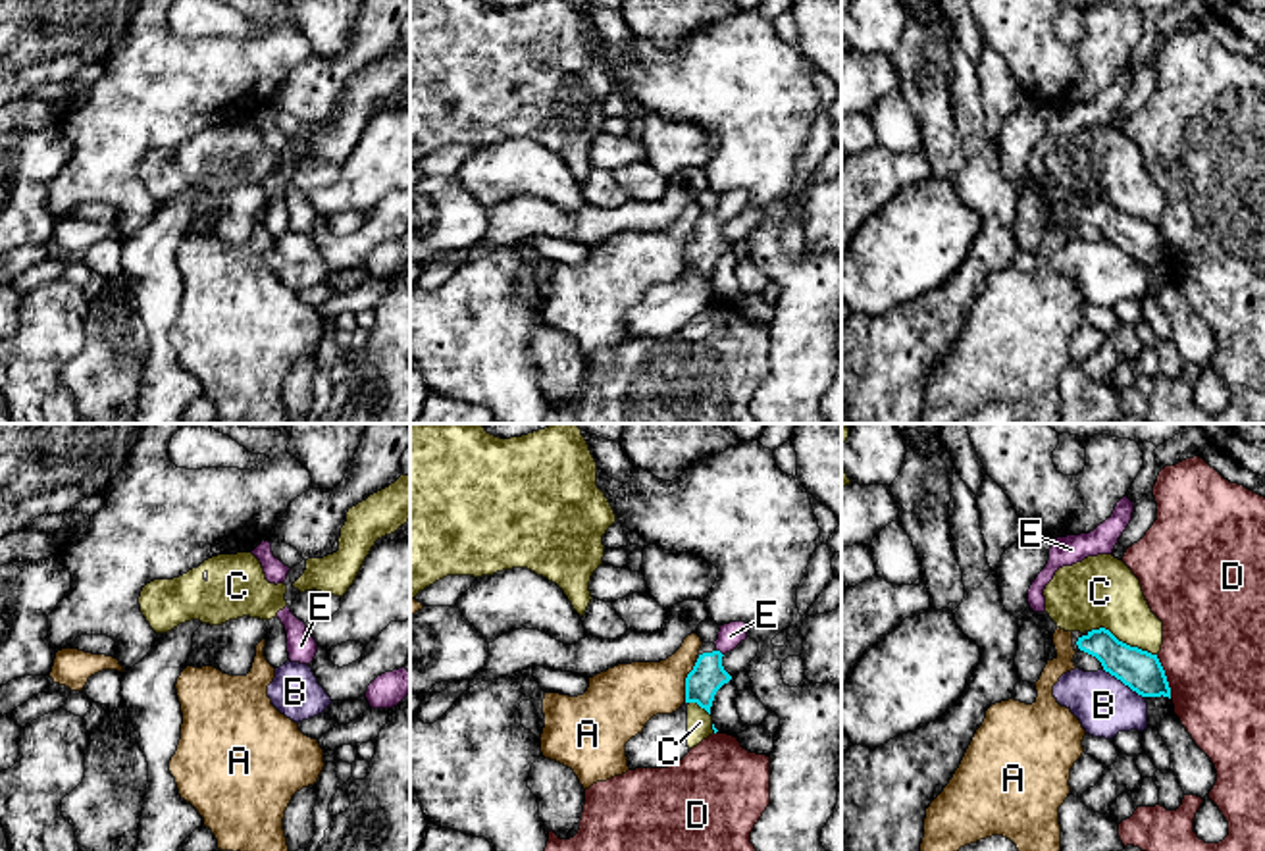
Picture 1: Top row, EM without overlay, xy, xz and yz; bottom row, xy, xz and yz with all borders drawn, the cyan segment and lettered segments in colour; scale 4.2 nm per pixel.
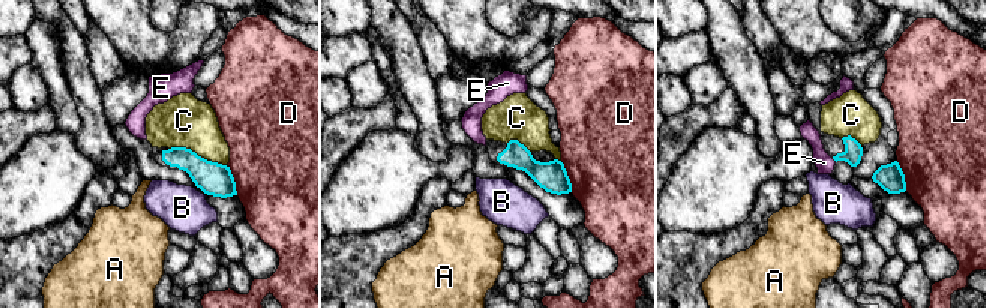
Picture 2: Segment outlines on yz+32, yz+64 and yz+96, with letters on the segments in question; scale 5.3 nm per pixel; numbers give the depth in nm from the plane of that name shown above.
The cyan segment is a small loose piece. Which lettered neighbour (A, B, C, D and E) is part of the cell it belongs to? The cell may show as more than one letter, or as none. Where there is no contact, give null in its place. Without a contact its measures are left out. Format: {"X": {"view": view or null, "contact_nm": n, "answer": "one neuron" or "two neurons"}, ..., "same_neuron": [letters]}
{"A": {"view": "xz", "contact_nm": 180, "answer": "two neurons"}, "B": {"view": "yz", "contact_nm": 200, "answer": "two neurons"}, "C": {"view": "yz", "contact_nm": 300, "answer": "two neurons"}, "D": {"view": "yz", "contact_nm": 200, "answer": "two neurons"}, "E": {"view": "xz", "contact_nm": 40, "answer": "two neurons"}, "same_neuron": []}

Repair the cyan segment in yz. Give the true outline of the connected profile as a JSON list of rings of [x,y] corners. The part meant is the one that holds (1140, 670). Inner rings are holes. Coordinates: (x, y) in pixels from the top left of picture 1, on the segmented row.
[[[1109,630],[1072,632],[1072,647],[1076,653],[1096,657],[1103,670],[1121,680],[1142,697],[1169,697],[1171,687],[1165,670],[1148,651],[1119,641]]]

